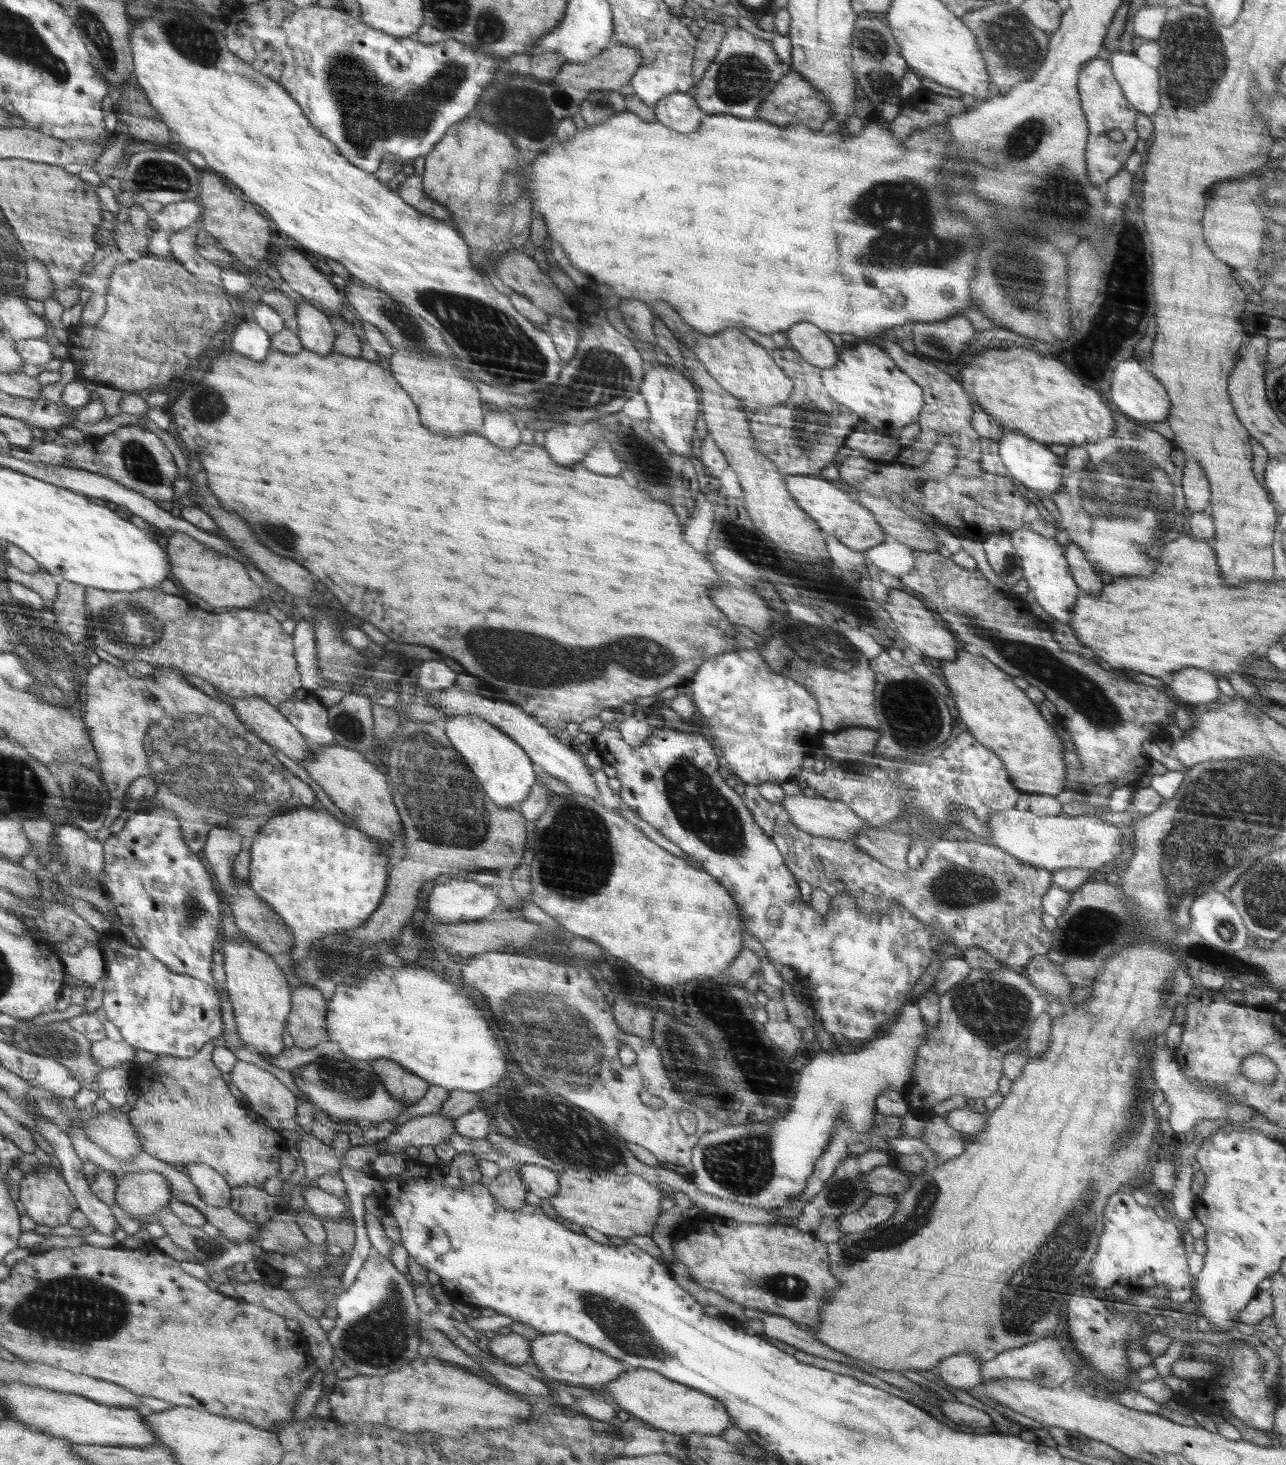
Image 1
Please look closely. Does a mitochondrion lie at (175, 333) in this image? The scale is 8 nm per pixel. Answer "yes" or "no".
no

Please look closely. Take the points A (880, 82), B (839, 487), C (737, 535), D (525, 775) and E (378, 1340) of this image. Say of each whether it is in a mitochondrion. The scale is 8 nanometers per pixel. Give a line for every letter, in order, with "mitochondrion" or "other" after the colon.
A: mitochondrion
B: other
C: mitochondrion
D: other
E: mitochondrion

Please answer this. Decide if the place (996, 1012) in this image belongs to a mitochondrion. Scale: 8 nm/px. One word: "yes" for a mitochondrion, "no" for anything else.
yes

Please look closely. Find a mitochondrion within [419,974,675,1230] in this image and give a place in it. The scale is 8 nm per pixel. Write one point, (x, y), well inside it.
(519, 1005)

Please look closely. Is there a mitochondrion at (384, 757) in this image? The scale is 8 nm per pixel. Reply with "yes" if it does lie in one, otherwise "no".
yes

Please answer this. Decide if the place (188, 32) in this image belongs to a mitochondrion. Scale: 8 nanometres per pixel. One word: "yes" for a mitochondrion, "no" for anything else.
yes

